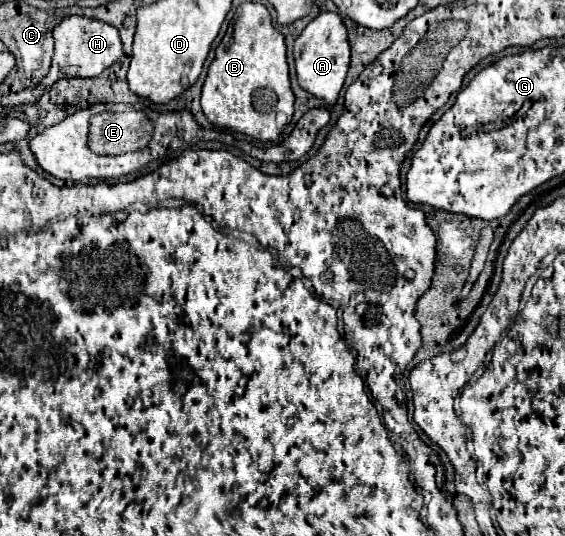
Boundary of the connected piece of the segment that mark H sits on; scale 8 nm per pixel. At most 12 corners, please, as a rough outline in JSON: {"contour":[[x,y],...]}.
{"contour":[[64,18],[54,28],[42,86],[92,78],[124,54],[106,22]]}

